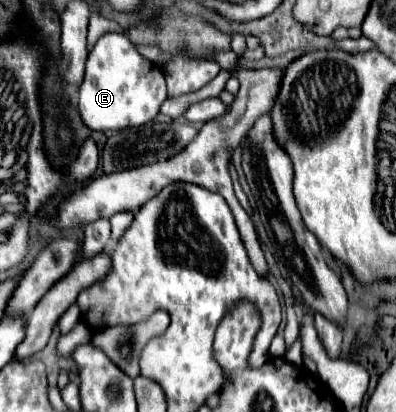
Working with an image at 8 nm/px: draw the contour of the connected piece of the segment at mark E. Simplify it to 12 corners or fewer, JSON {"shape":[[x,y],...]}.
{"shape":[[123,32],[87,56],[79,112],[91,130],[153,120],[163,72]]}

